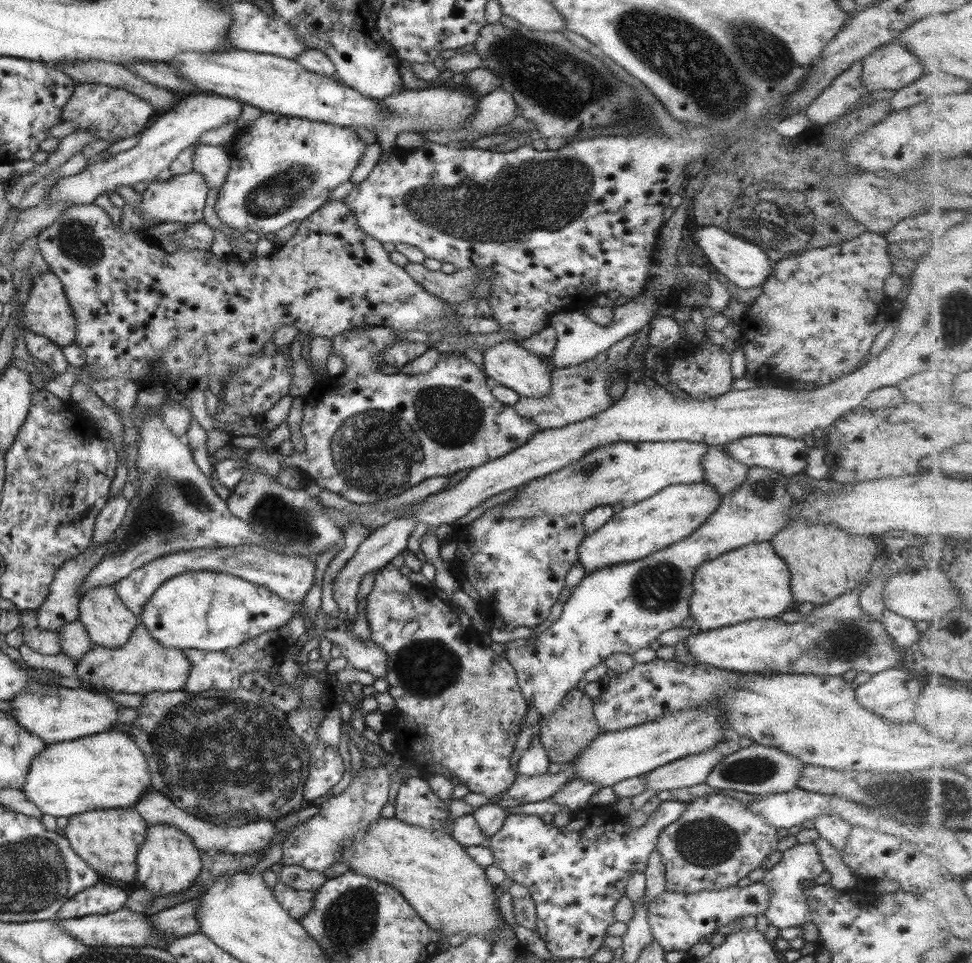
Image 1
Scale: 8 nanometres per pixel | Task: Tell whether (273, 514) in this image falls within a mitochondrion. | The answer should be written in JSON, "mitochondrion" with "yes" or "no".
{"mitochondrion":"yes"}

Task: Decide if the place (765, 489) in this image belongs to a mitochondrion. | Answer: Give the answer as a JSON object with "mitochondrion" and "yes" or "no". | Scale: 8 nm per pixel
{"mitochondrion":"yes"}

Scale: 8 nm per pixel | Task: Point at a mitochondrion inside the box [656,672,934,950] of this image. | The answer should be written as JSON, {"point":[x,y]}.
{"point":[704,842]}

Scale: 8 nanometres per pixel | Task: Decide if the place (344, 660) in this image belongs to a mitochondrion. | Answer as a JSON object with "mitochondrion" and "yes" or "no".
{"mitochondrion":"no"}

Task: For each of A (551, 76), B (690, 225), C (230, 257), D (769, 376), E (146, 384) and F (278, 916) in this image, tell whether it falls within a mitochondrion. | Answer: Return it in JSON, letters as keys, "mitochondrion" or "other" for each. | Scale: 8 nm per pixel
{"A":"mitochondrion","B":"other","C":"other","D":"other","E":"other","F":"other"}

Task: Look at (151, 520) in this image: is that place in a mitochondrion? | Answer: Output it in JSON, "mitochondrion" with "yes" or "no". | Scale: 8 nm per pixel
{"mitochondrion":"yes"}

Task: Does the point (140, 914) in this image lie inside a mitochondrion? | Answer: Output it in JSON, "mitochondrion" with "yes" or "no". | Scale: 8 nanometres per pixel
{"mitochondrion":"no"}

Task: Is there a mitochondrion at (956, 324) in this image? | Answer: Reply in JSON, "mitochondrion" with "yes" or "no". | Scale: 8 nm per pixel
{"mitochondrion":"yes"}

